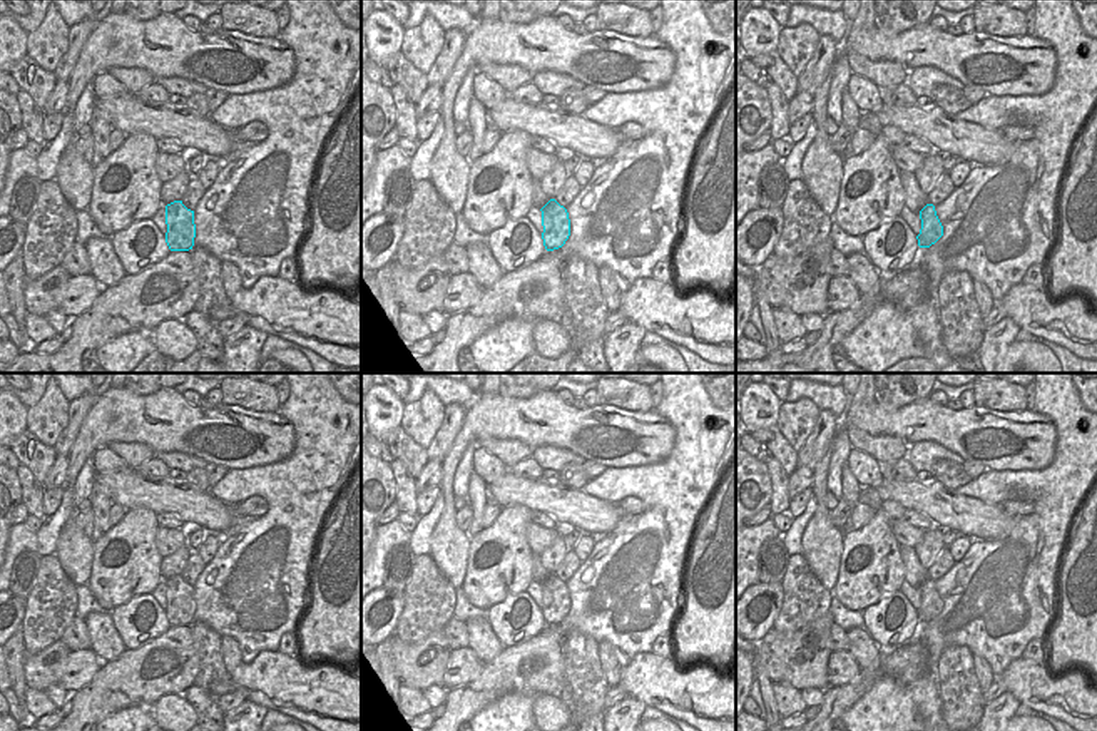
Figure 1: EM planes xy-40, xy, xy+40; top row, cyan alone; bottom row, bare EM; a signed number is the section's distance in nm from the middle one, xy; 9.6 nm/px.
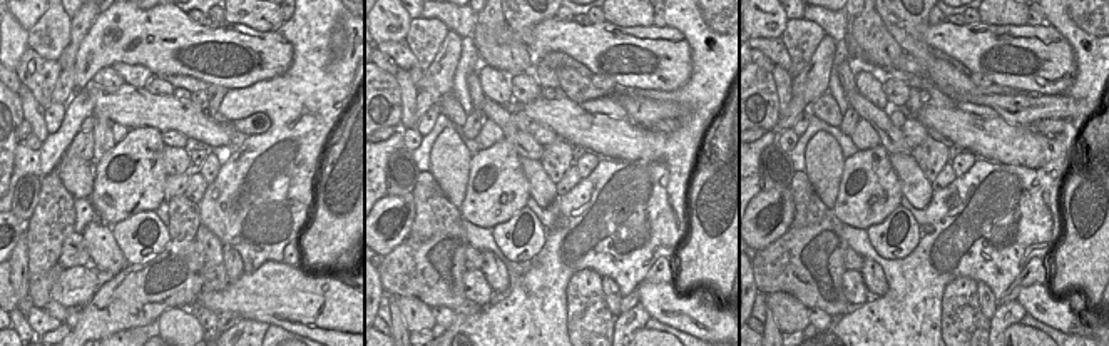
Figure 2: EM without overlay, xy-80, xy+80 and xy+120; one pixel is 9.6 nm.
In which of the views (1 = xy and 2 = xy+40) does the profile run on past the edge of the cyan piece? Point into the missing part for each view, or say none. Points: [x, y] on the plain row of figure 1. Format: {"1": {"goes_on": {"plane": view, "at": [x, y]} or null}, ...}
{"1": {"goes_on": null}, "2": {"goes_on": null}}

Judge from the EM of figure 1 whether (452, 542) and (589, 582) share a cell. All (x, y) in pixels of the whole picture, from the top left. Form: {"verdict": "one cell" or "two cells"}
{"verdict": "two cells"}

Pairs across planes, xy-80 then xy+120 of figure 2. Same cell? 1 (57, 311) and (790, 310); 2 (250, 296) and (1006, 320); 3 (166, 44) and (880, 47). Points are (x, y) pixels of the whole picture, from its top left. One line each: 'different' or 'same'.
1: different
2: different
3: different

